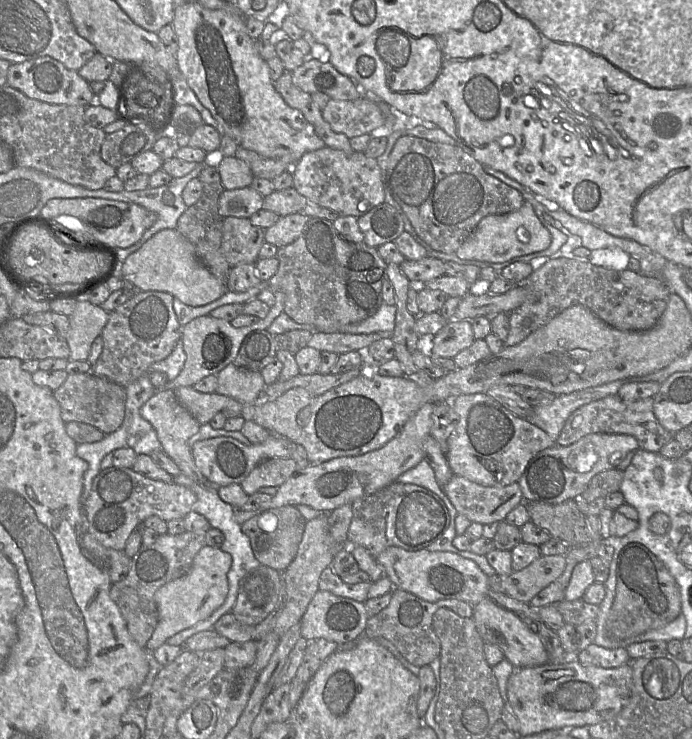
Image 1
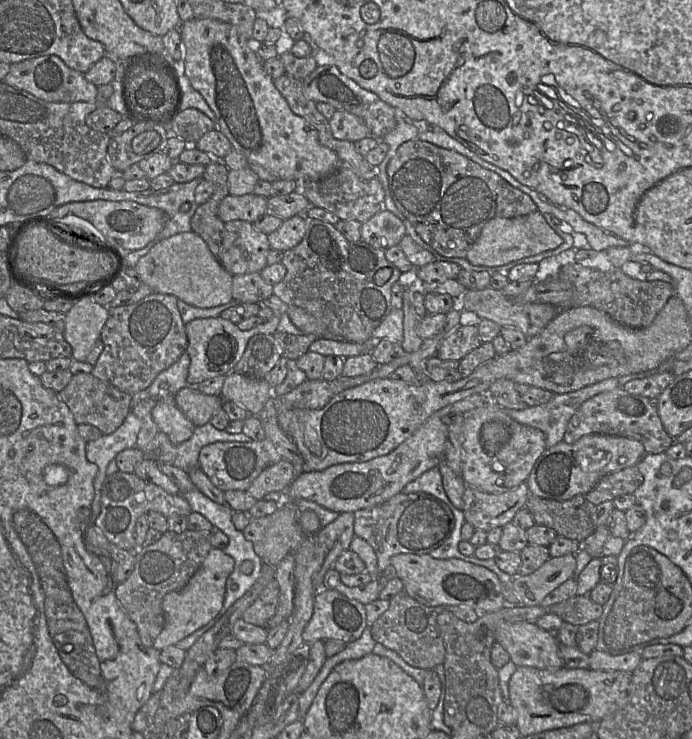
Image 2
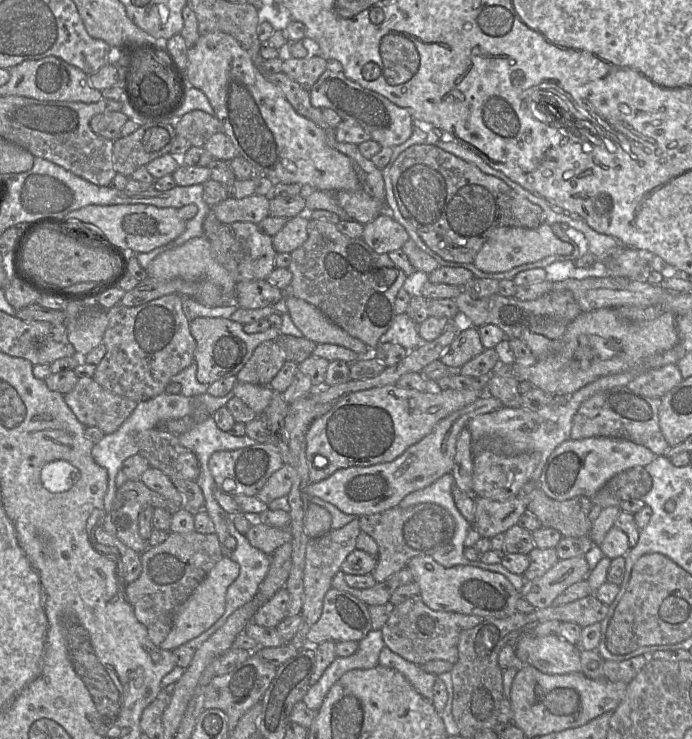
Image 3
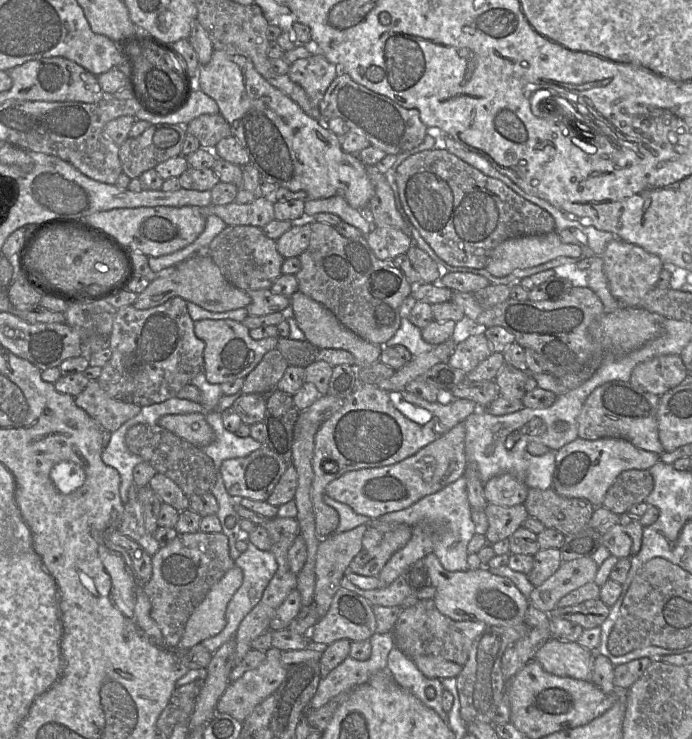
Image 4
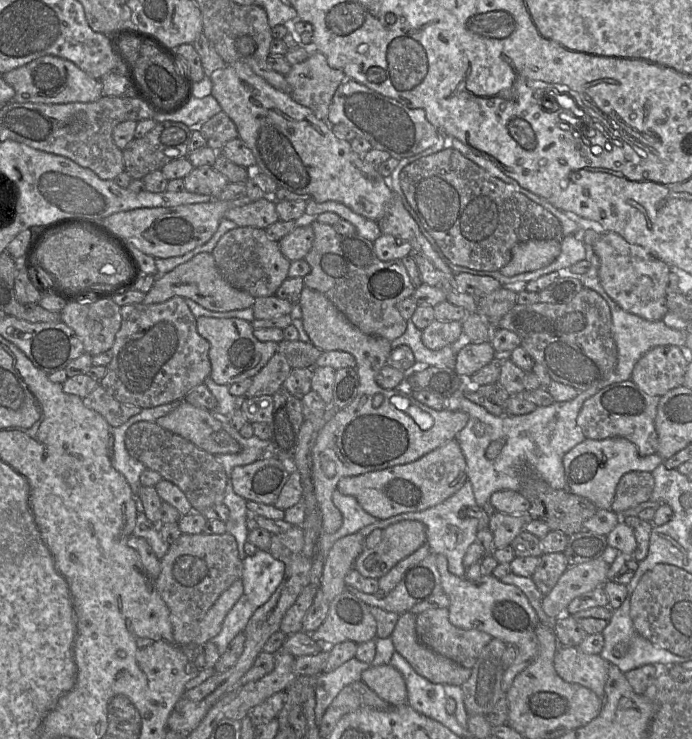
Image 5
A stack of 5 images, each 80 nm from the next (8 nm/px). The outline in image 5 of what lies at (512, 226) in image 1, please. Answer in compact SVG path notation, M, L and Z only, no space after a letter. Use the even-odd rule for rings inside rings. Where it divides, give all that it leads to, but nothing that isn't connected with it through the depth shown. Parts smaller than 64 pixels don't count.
M529 240L515 246L511 260L500 269L505 276L534 271L552 263L561 253L561 240Z

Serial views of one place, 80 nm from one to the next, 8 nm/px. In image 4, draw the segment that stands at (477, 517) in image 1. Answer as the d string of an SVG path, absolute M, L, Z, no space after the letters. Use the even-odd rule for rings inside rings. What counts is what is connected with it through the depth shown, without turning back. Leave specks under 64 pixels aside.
M488 503L483 511L488 521L485 538L489 544L508 539L529 517L524 504L503 507Z

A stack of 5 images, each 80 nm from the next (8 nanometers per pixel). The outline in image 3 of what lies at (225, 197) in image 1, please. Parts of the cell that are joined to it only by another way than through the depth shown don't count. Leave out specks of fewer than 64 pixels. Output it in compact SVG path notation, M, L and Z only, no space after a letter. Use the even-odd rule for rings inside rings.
M257 194L242 199L230 196L212 207L212 212L222 224L251 222L257 225L269 216L269 201L269 197Z

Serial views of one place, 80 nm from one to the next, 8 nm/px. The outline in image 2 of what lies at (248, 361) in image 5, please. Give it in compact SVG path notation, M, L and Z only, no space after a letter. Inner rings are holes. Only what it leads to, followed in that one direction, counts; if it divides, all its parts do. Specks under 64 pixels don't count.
M274 313L268 321L245 331L240 330L236 324L229 320L220 317L194 319L185 324L188 342L186 352L190 358L187 383L190 386L197 386L207 379L228 375L242 357L249 339L256 334L274 335L279 321L280 314Z

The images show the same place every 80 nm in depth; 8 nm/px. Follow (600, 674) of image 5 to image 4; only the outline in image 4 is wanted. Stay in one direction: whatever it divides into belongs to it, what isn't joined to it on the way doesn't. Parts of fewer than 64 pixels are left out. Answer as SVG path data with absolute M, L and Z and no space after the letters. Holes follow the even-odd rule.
M550 637L537 650L534 660L550 674L590 681L594 653L577 642Z

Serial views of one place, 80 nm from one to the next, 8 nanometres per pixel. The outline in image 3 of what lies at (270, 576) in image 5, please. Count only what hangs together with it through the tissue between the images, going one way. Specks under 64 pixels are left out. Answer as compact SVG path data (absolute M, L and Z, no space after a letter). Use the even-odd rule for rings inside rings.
M230 518L227 529L236 540L236 547L231 552L230 558L239 564L240 573L227 589L224 614L208 630L186 642L185 646L189 648L197 649L226 622L235 610L250 602L270 568L271 555L252 546L246 536L236 529Z

